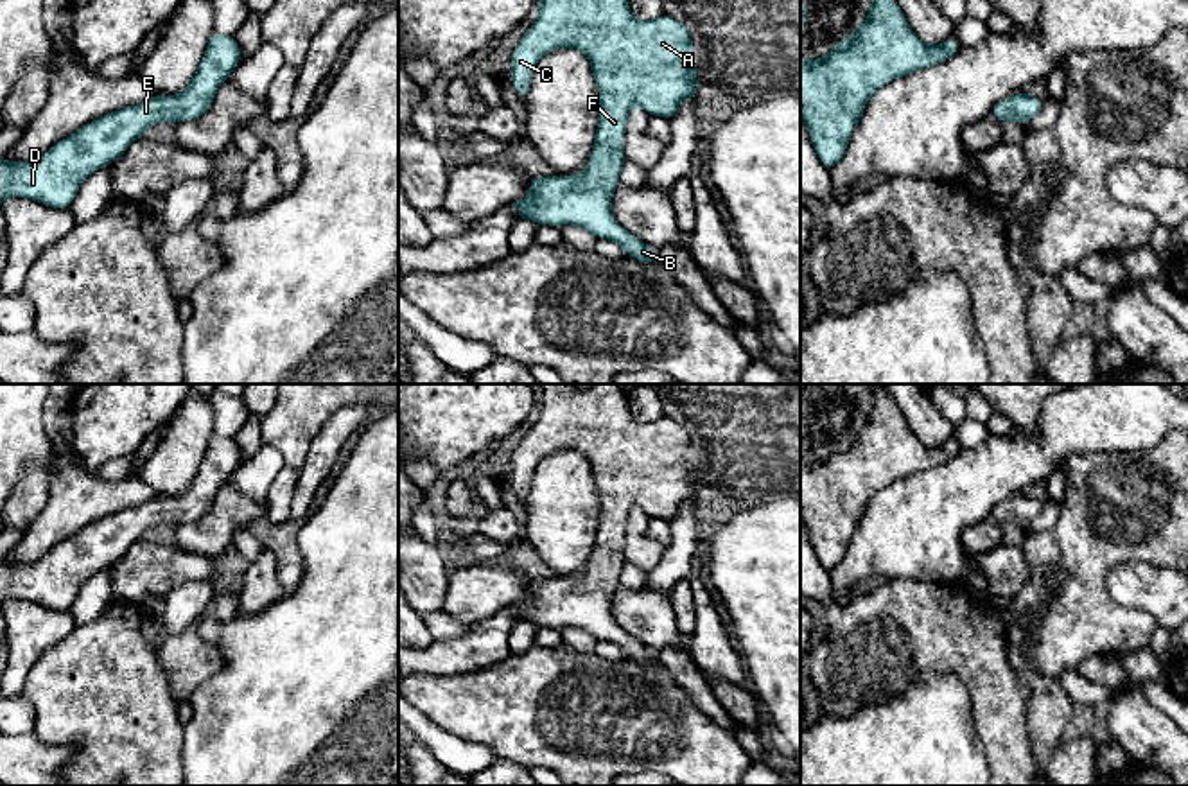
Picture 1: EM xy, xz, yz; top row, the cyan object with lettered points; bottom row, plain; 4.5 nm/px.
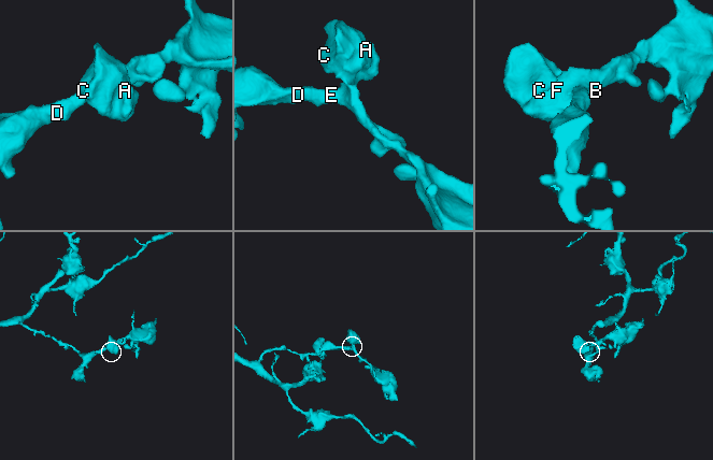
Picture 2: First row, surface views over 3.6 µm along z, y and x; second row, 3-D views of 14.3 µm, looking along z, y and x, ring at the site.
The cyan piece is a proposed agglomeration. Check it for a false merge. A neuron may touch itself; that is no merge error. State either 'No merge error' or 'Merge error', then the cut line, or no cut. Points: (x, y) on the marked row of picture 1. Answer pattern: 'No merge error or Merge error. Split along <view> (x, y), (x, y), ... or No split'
No merge error. No split

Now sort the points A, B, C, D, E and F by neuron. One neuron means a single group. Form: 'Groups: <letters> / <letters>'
Groups: A B C D E F

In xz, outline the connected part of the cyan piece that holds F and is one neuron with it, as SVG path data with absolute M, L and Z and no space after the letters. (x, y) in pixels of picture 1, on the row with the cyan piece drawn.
M538 0L535 23L511 52L511 83L524 100L537 63L556 48L576 48L590 63L599 122L585 172L544 176L529 183L529 197L511 203L519 223L589 230L619 244L625 255L651 264L657 251L614 217L612 196L625 158L628 111L641 106L650 117L671 120L678 104L696 99L698 77L691 29L662 14L635 20L628 0Z

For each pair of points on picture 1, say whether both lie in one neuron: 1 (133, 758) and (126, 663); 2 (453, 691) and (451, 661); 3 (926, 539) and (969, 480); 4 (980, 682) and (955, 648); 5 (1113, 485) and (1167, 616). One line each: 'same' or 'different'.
1: same
2: different
3: same
4: same
5: different

